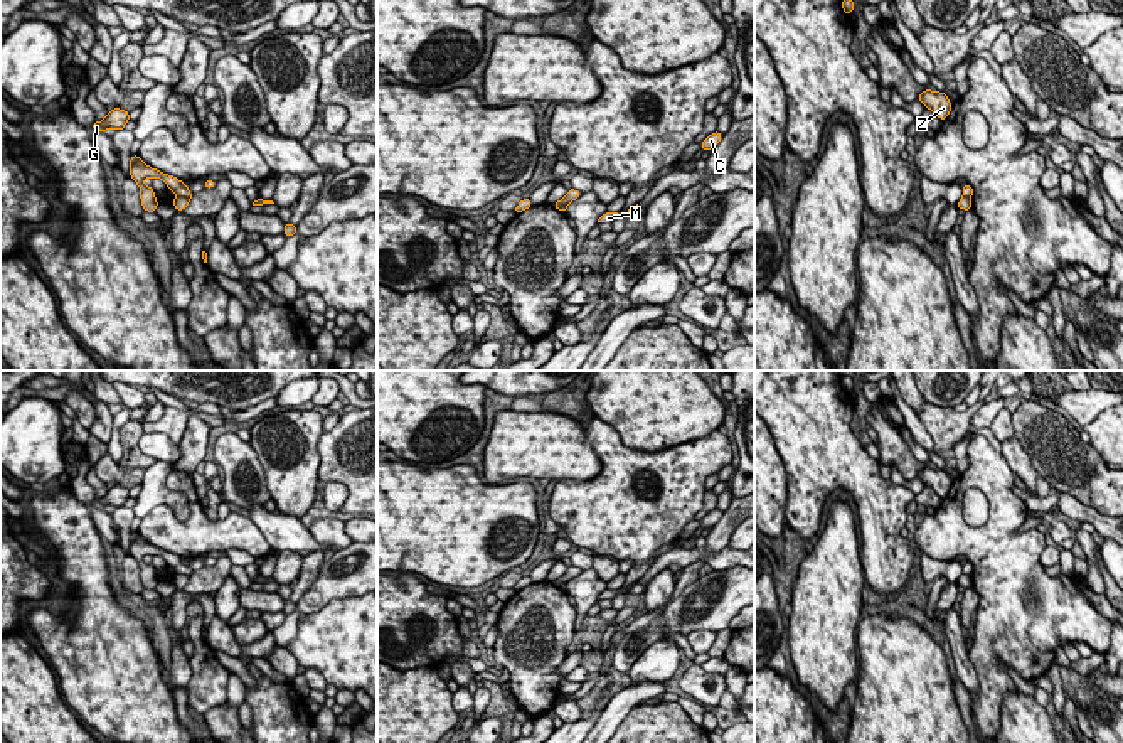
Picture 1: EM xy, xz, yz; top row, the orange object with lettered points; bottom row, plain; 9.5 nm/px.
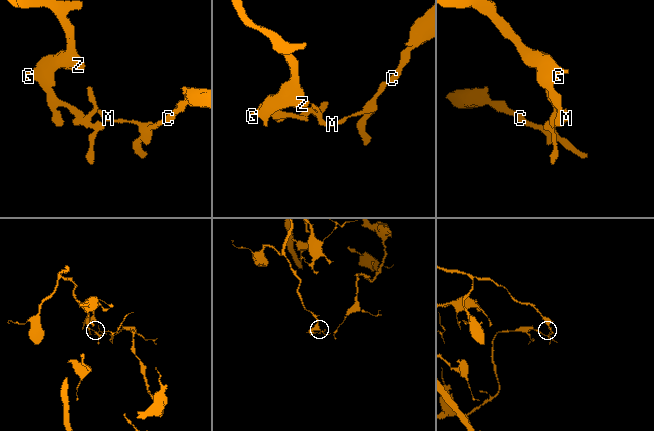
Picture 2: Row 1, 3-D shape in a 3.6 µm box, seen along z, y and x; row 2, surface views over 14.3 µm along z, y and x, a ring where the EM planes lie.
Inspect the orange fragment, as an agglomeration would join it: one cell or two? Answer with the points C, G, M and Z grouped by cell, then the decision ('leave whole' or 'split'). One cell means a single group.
C M / G Z; split

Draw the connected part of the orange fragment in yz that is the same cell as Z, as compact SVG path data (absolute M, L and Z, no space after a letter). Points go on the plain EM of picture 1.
M926 463L916 477L921 478L924 485L931 487L941 499L951 490L951 478L943 468L934 470Z

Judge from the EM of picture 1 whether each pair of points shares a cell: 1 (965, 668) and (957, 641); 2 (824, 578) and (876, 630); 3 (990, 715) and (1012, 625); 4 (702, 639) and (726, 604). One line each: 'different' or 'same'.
1: same
2: different
3: same
4: different

